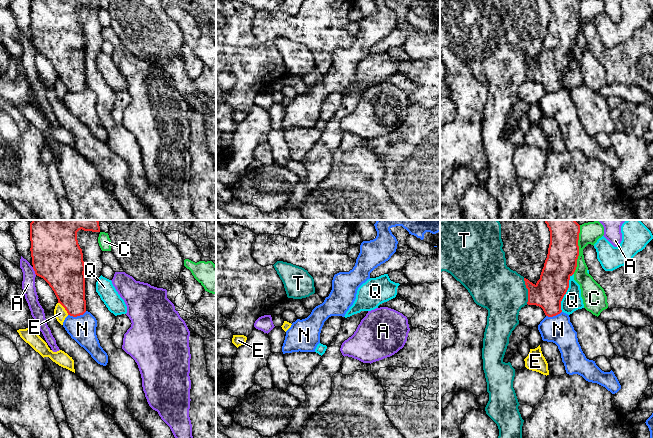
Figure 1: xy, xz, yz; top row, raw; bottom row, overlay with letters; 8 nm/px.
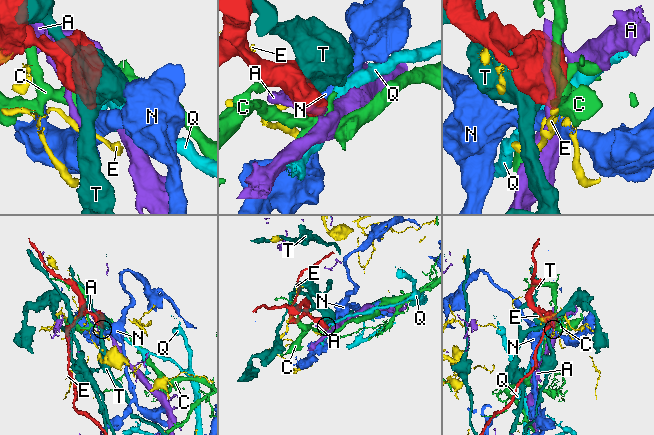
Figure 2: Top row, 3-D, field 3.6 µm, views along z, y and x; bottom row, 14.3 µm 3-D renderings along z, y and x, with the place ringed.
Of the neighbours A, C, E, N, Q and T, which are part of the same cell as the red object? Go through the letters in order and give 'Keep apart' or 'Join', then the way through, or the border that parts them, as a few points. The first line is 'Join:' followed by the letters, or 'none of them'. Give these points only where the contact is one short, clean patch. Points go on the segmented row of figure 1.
Join: none of them
A: Keep apart
C: Keep apart
E: Keep apart
N: Keep apart. Boundary: xy (86, 311), (76, 316), (68, 315)
Q: Keep apart. Boundary: yz (573, 273), (569, 280), (569, 287), (561, 301), (561, 311)
T: Keep apart

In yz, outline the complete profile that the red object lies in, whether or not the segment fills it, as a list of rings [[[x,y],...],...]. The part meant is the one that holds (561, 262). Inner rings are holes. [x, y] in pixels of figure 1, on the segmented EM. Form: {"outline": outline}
{"outline": [[[544,220],[550,231],[550,244],[540,279],[533,284],[524,278],[528,305],[543,309],[548,317],[562,312],[561,301],[577,267],[580,225],[575,220]]]}

